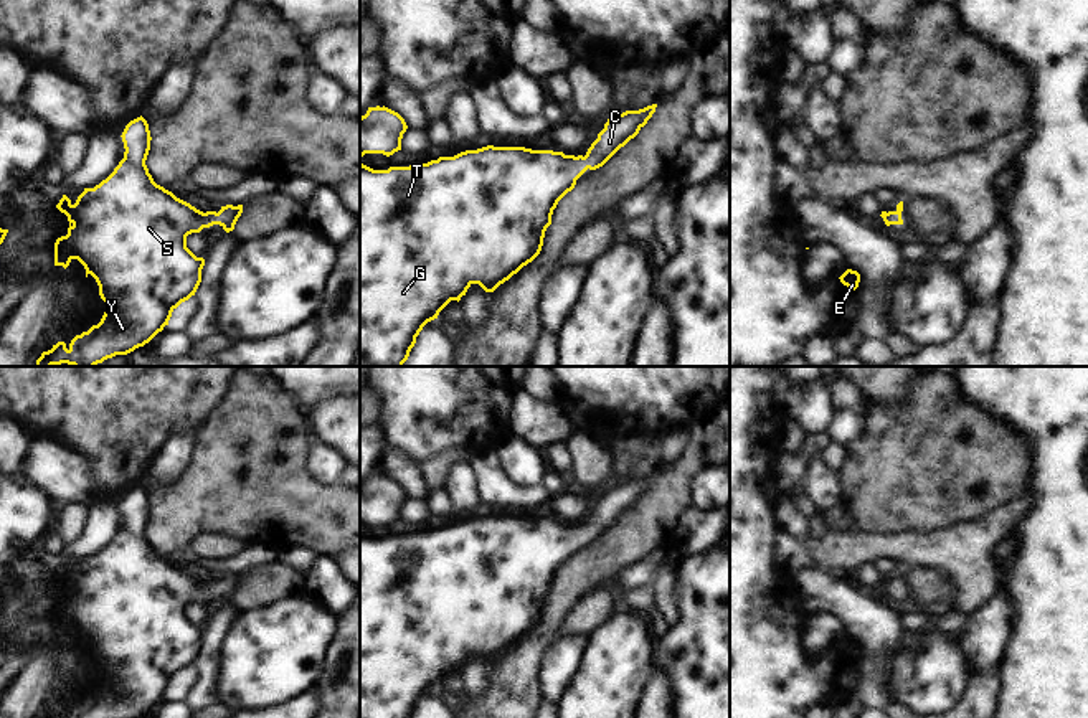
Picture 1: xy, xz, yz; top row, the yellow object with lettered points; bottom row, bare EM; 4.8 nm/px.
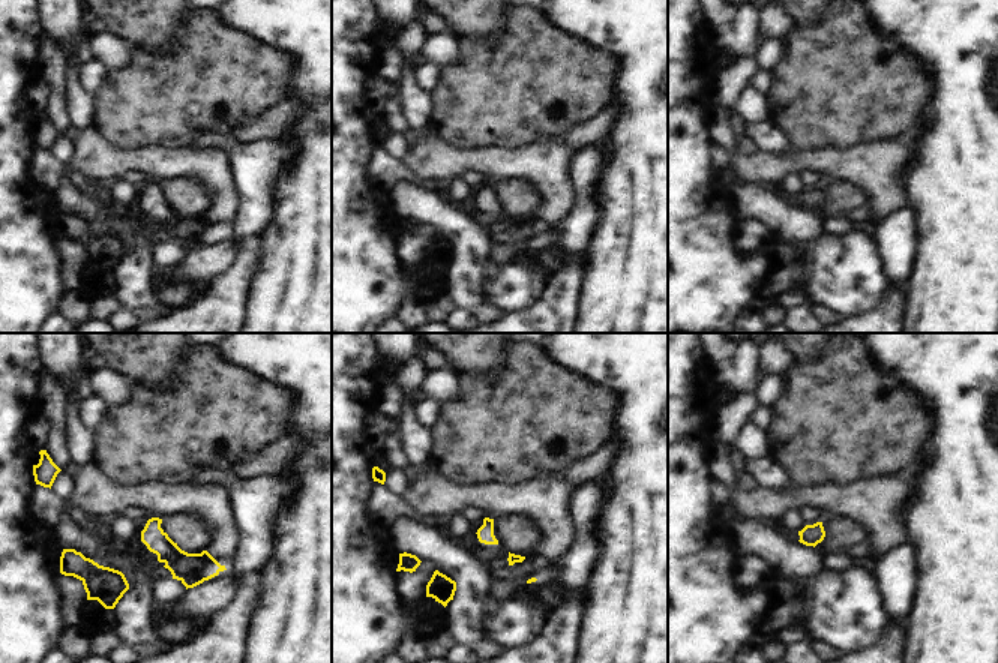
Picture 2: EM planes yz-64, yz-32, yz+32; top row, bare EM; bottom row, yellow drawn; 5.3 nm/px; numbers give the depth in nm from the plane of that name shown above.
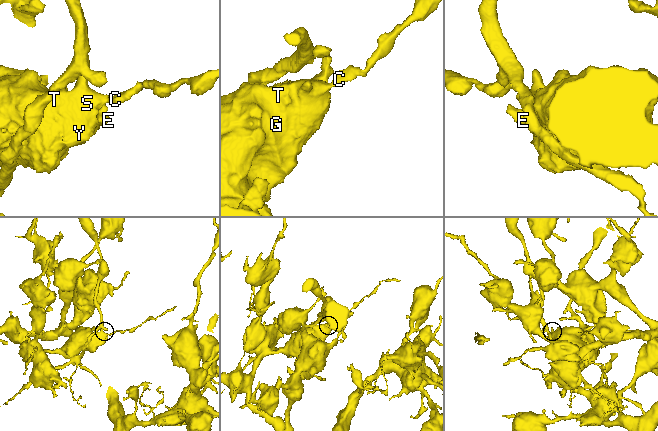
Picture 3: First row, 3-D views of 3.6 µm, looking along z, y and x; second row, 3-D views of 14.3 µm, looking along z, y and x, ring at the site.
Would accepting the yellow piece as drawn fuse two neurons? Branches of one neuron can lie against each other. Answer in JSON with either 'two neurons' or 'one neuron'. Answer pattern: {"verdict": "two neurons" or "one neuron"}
{"verdict": "one neuron"}

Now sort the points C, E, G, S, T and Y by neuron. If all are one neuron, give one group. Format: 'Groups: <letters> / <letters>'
Groups: C E G S T Y.

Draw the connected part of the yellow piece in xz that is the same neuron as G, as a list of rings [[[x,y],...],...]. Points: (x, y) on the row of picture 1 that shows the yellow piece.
[[[657,104],[613,114],[586,155],[565,155],[525,147],[494,147],[439,157],[428,163],[373,170],[360,162],[360,366],[403,366],[423,327],[451,302],[461,300],[472,284],[494,292],[542,251],[558,201],[589,168],[603,167],[634,139]]]

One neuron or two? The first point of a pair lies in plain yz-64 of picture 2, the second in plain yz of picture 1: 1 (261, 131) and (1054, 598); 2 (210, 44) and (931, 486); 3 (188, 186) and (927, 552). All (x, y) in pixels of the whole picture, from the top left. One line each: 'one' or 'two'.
1: two
2: one
3: two

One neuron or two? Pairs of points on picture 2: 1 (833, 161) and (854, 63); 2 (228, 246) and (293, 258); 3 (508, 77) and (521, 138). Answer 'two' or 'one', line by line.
1: two
2: two
3: one

